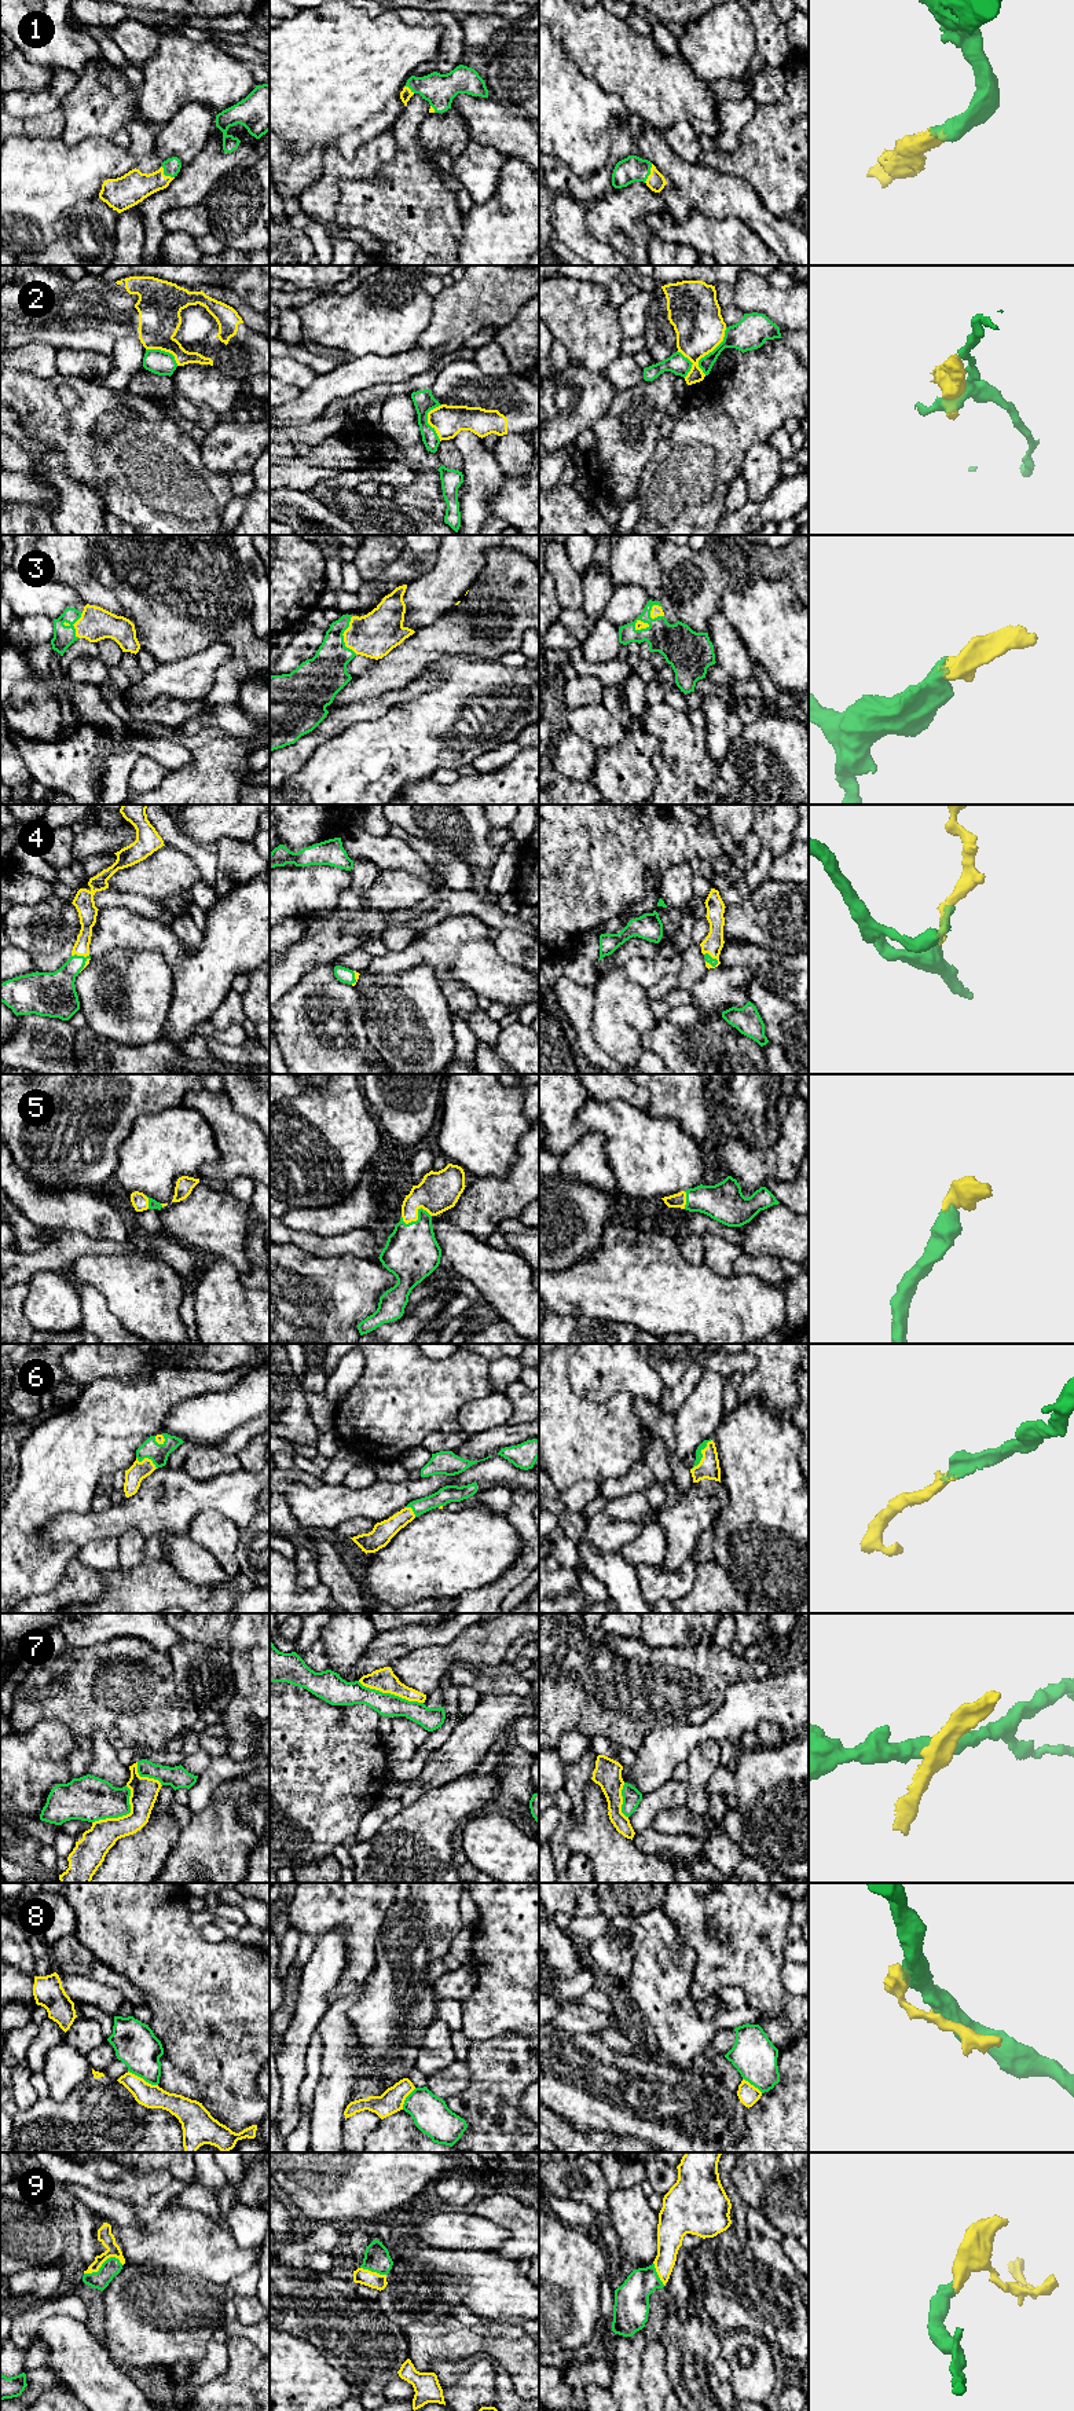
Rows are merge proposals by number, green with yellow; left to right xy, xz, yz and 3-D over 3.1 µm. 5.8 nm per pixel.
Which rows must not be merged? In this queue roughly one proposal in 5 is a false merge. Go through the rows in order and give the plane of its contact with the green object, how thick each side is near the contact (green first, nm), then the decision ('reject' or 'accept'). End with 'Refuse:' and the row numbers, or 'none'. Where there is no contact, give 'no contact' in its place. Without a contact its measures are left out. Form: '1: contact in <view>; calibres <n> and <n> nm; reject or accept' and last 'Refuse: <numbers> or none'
1: contact in yz; calibres 150 and 110 nm; accept
2: contact in yz; calibres 180 and 300 nm; reject
3: contact in xy; calibres 130 and 190 nm; accept
4: contact in xy; calibres 260 and 100 nm; accept
5: contact in xz; calibres 320 and 240 nm; accept
6: contact in yz; calibres 50 and 130 nm; accept
7: contact in xy; calibres 260 and 170 nm; reject
8: contact in xy; calibres 260 and 140 nm; reject
9: contact in xy; calibres 110 and 90 nm; accept
Refuse: 2, 7, 8

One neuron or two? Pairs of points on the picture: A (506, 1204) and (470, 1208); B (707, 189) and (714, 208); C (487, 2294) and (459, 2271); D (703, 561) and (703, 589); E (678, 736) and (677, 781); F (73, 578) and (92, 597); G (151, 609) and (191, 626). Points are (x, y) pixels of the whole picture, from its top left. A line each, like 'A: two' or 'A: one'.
A: one
B: one
C: one
D: one
E: one
F: one
G: one

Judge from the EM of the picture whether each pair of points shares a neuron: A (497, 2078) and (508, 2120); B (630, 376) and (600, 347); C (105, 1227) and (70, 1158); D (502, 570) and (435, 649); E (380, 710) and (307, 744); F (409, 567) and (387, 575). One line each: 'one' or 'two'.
A: one
B: two
C: two
D: one
E: one
F: one

